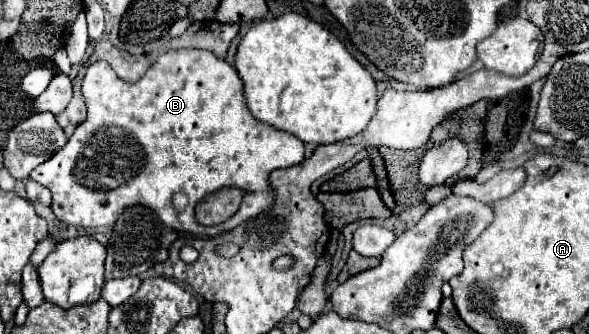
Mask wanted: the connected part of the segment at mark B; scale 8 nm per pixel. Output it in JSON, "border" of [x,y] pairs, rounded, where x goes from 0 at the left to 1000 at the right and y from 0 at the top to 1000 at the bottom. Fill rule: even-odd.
{"border":[[[289,147],[272,165],[231,249],[207,243],[180,183],[160,183],[143,225],[139,284],[149,320],[146,356],[88,476],[51,518],[51,536],[88,572],[88,632],[115,674],[190,680],[217,620],[244,614],[258,626],[289,686],[319,692],[340,710],[363,710],[452,632],[462,614],[462,566],[455,554],[458,512],[506,494],[516,476],[516,428],[506,410],[472,392],[421,338],[411,284],[411,243],[401,207],[357,153]],[[377,560],[407,560],[421,572],[404,638],[367,680],[336,674],[329,656],[333,608],[346,584]],[[302,578],[311,578],[319,596],[316,626],[306,638],[294,611],[294,593]]]}

